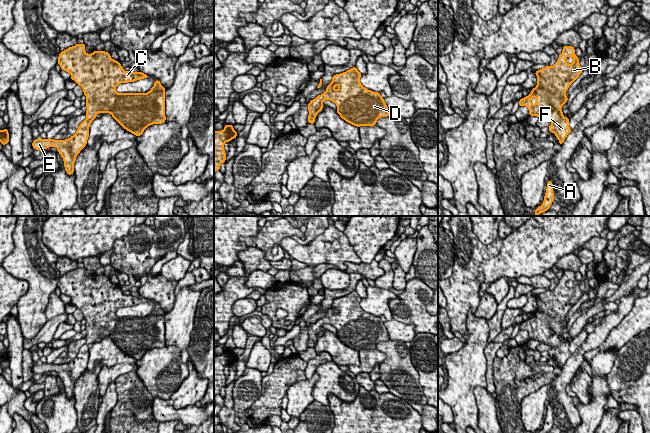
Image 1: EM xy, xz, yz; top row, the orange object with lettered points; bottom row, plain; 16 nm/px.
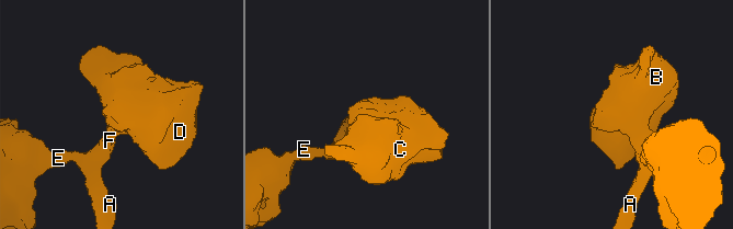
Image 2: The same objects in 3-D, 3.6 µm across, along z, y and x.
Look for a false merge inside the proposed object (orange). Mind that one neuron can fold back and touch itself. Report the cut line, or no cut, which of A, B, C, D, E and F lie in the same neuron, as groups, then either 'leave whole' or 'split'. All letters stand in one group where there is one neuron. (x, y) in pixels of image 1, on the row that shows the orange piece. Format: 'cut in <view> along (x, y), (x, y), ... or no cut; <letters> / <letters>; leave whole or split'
no cut; A B C D E F; leave whole

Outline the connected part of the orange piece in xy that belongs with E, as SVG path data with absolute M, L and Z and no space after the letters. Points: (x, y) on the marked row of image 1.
M76 44L60 52L58 64L61 69L69 72L71 80L81 86L86 96L86 119L79 125L76 133L69 139L36 139L32 143L35 150L43 151L49 147L56 147L58 153L64 161L64 167L68 175L74 173L74 163L77 155L87 145L89 137L90 123L99 113L109 113L112 117L127 131L136 135L142 135L144 130L153 124L162 124L166 120L165 116L165 88L159 80L156 80L154 86L147 93L117 93L116 87L121 83L134 82L149 76L142 72L125 71L120 62L112 59L110 53L103 51L94 51L92 54L85 52L85 44Z

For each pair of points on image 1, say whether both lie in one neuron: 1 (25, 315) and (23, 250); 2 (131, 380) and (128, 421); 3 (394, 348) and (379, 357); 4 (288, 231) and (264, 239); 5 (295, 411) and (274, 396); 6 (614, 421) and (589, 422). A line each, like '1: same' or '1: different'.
1: same
2: same
3: different
4: same
5: different
6: different

